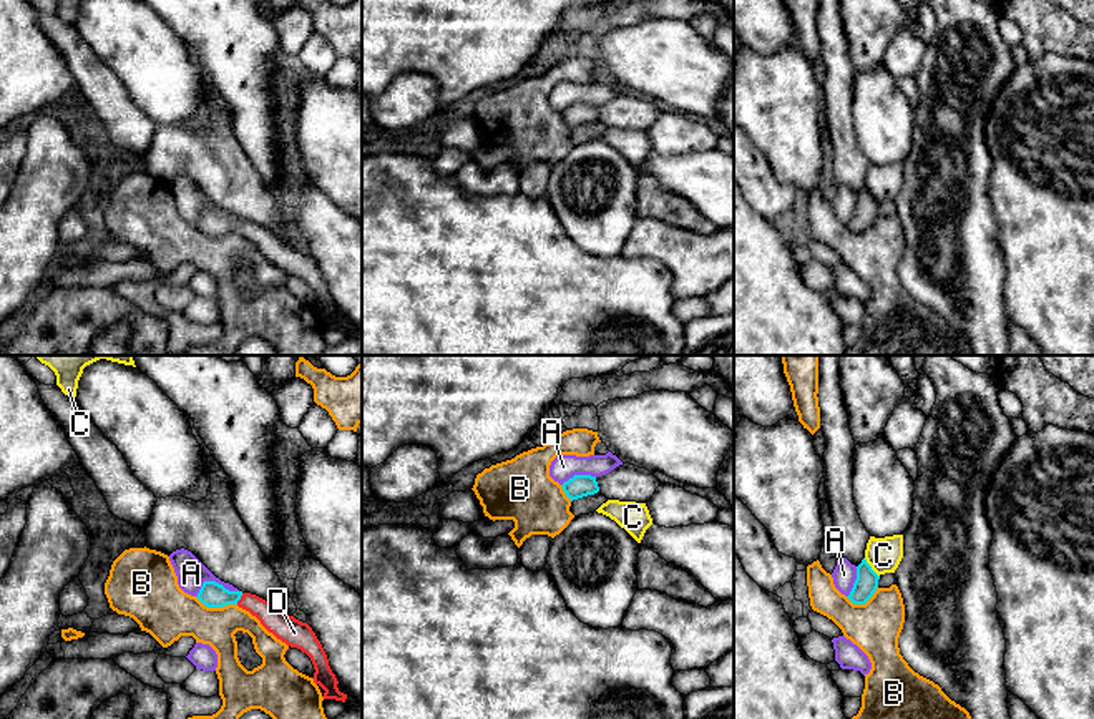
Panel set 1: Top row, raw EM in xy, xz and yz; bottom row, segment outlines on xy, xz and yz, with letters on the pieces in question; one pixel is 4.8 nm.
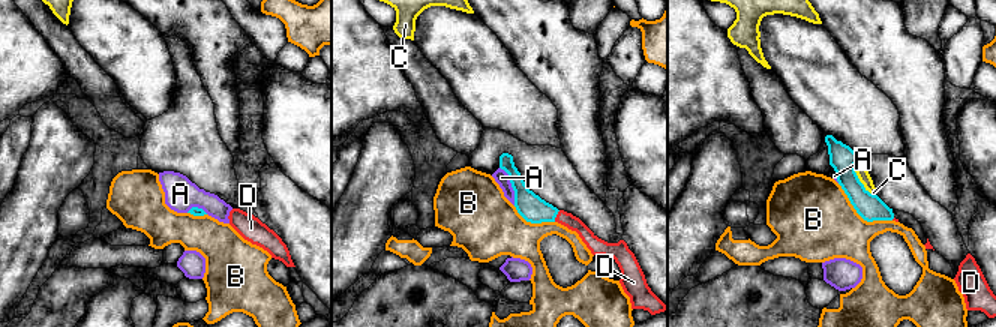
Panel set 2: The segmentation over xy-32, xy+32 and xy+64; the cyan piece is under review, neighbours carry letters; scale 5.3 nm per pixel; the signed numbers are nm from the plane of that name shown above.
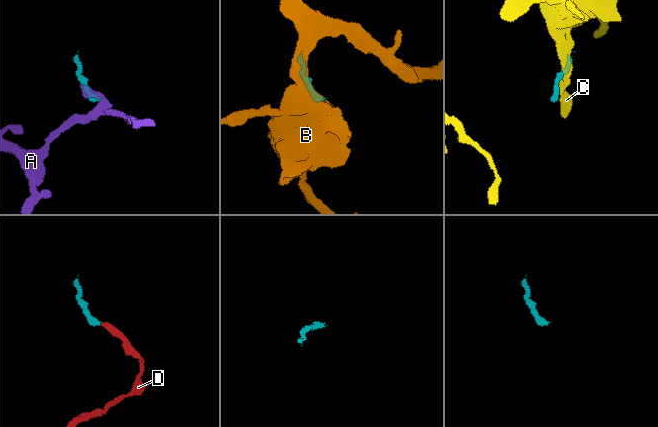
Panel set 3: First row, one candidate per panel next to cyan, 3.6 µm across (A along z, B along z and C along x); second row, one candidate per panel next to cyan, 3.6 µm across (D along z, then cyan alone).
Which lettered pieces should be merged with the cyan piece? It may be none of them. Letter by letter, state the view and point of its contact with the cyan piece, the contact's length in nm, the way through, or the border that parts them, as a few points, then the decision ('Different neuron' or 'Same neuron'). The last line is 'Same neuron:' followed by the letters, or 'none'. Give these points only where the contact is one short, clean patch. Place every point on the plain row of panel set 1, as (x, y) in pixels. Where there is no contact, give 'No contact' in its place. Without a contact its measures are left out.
A: Touches cyan at xy (213, 210). Shared border 220 nm. Boundary: xy (238, 220), (229, 220), (214, 210), (205, 210), (196, 224). Different neuron
B: Touches cyan at xy (216, 234). Shared border 220 nm. Boundary: xy (195, 224), (208, 234), (236, 233). Different neuron
C: Touches cyan at yz (870, 196). Shared border 120 nm. Different neuron
D: Touches cyan at xy (239, 226). Shared border 70 nm. Path across: xy (213, 223), (239, 226), (261, 236), (283, 254). Same neuron
Same neuron: D

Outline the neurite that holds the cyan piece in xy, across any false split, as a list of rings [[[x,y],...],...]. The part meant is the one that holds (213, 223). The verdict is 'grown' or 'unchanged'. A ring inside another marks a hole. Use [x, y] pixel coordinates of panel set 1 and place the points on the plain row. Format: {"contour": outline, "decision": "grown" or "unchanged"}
{"contour": [[[204,209],[196,226],[208,236],[237,232],[249,239],[277,267],[291,276],[300,277],[310,286],[315,297],[312,307],[325,319],[324,327],[345,330],[347,322],[339,319],[339,309],[329,294],[327,282],[307,251],[276,237],[274,232],[256,223],[229,219],[216,209]]], "decision": "grown"}

